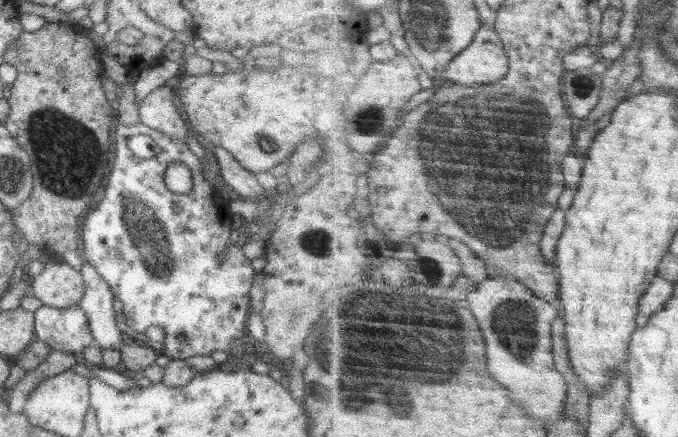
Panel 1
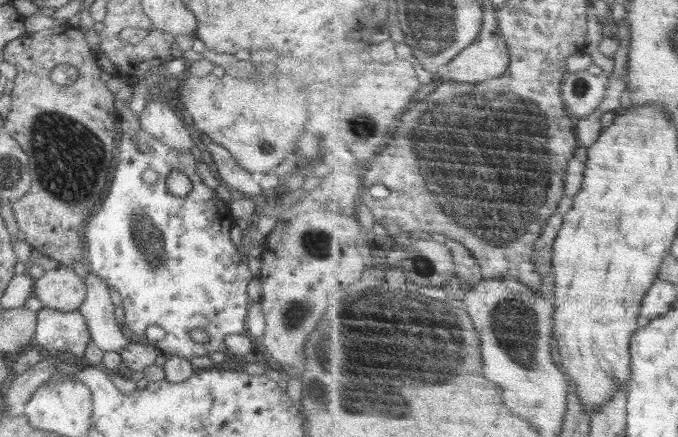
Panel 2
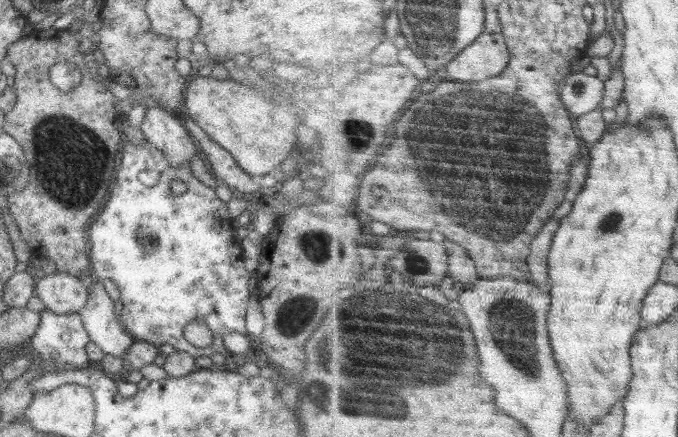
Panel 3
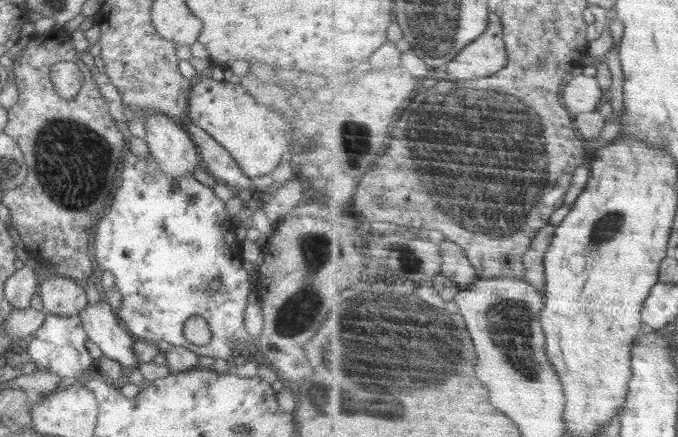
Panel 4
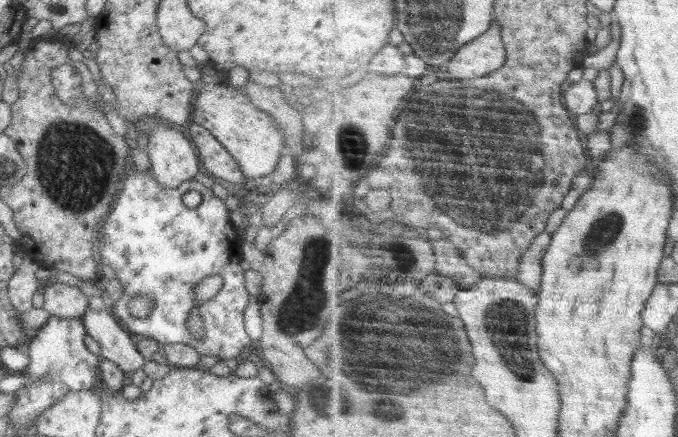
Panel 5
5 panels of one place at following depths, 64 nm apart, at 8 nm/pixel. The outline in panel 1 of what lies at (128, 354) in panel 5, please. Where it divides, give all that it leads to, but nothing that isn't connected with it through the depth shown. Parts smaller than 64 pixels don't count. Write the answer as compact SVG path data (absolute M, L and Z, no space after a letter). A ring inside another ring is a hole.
M85 259L82 262L81 275L85 291L78 305L87 316L94 343L103 350L118 349L128 340L117 328L112 306L114 294L94 266Z

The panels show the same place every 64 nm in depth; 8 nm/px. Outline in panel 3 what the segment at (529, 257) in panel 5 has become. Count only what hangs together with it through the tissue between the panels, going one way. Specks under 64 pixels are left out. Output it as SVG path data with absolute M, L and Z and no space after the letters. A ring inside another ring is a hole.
M554 218L548 223L533 243L532 255L528 259L528 266L533 274L533 283L544 289L549 289L552 280L548 259L550 259L555 236L560 228L561 220Z

